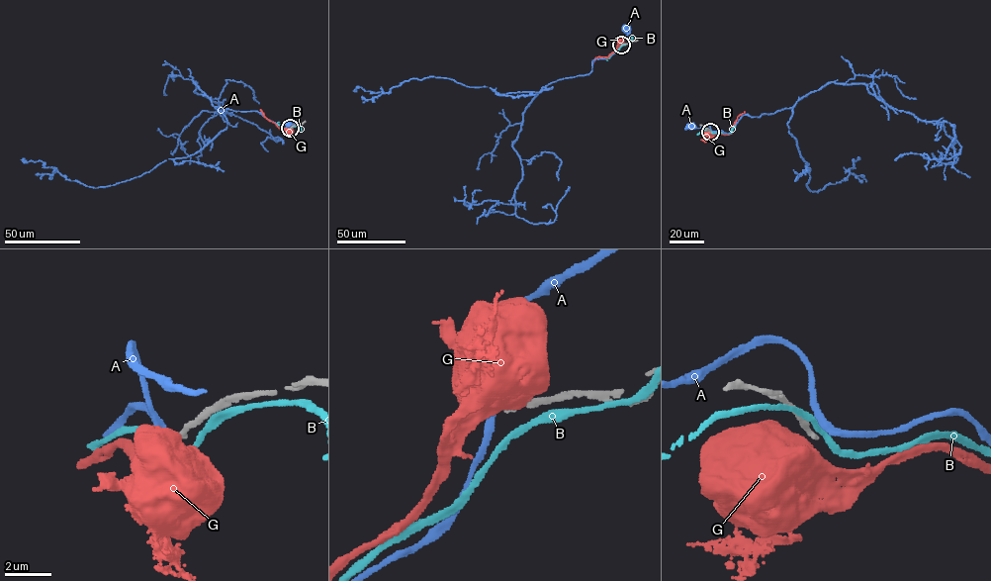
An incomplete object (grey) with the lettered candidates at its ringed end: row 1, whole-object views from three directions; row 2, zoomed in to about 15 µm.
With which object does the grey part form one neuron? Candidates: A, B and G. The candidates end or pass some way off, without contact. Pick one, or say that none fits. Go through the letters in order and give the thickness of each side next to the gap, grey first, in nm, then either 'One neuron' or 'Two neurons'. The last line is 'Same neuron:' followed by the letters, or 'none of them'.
A: Thickness 200 nm (grey) against 300 nm. Two neurons
B: Thickness 200 nm (grey) against 240 nm. Two neurons
G: Thickness 200 nm (grey) against 900 nm. Two neurons
Same neuron: none of them

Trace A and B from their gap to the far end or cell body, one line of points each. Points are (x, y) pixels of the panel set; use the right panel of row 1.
A: (711, 132), (707, 125), (700, 128), (690, 126)
B: (711, 132), (729, 134), (735, 126)

